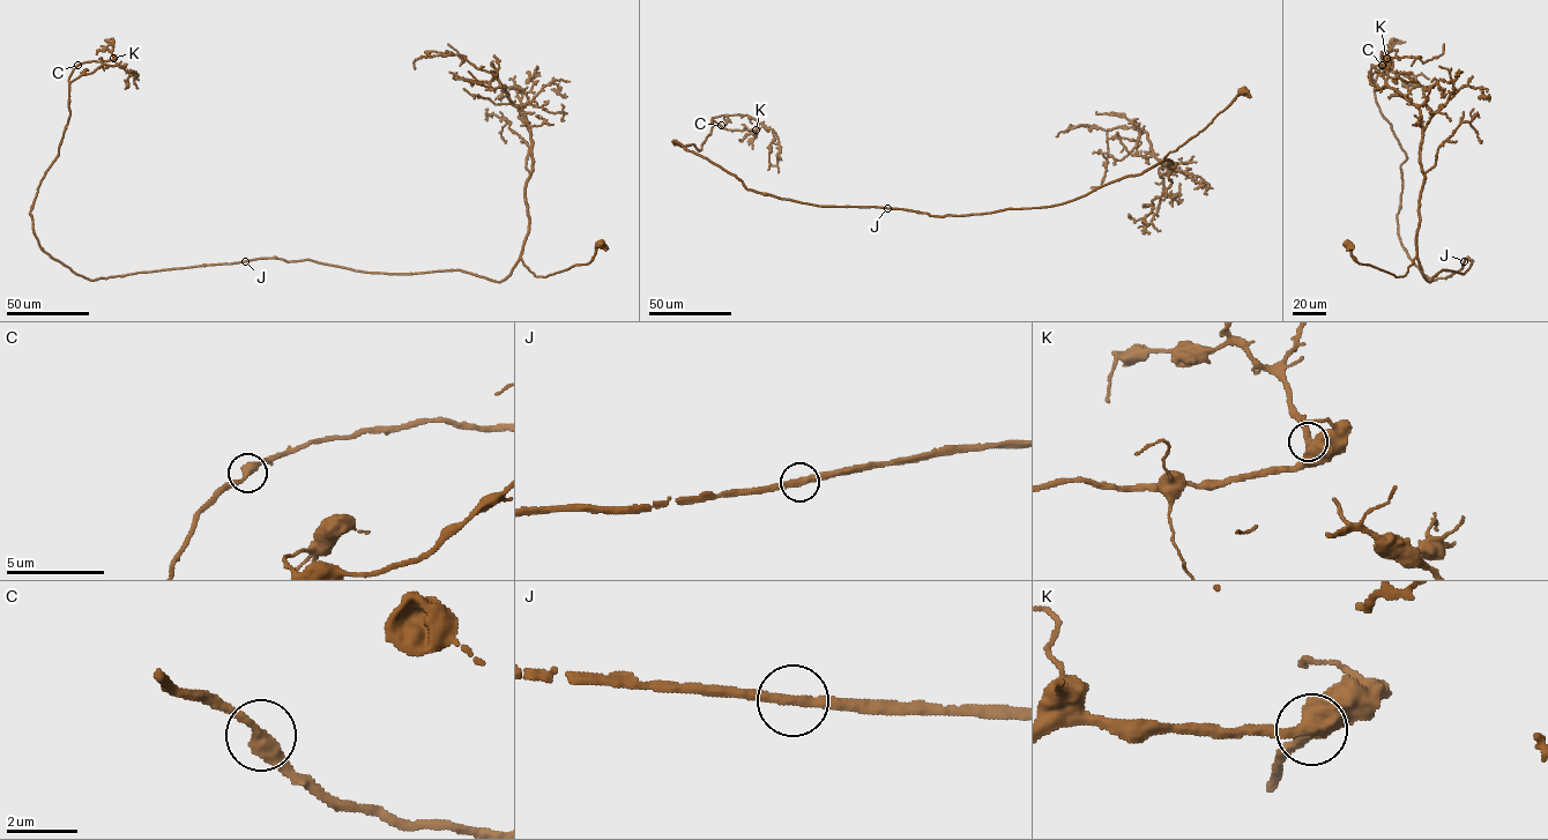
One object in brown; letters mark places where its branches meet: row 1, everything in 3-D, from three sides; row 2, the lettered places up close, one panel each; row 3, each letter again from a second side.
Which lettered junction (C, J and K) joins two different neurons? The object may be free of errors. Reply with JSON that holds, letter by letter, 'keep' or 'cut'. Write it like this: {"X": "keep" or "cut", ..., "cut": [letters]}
{"C": "keep", "J": "keep", "K": "keep", "cut": []}

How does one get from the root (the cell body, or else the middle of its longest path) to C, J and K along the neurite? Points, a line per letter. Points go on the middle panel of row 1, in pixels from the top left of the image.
C: (1242, 90), (1140, 173), (1061, 205), (965, 215), (746, 190), (672, 141), (700, 150), (712, 118), (720, 125)
J: (1242, 90), (1204, 128), (1160, 162), (1061, 205), (943, 216), (887, 208)
K: (1242, 90), (1140, 173), (1061, 205), (969, 215), (780, 199), (672, 141), (700, 150), (712, 118), (756, 129)

